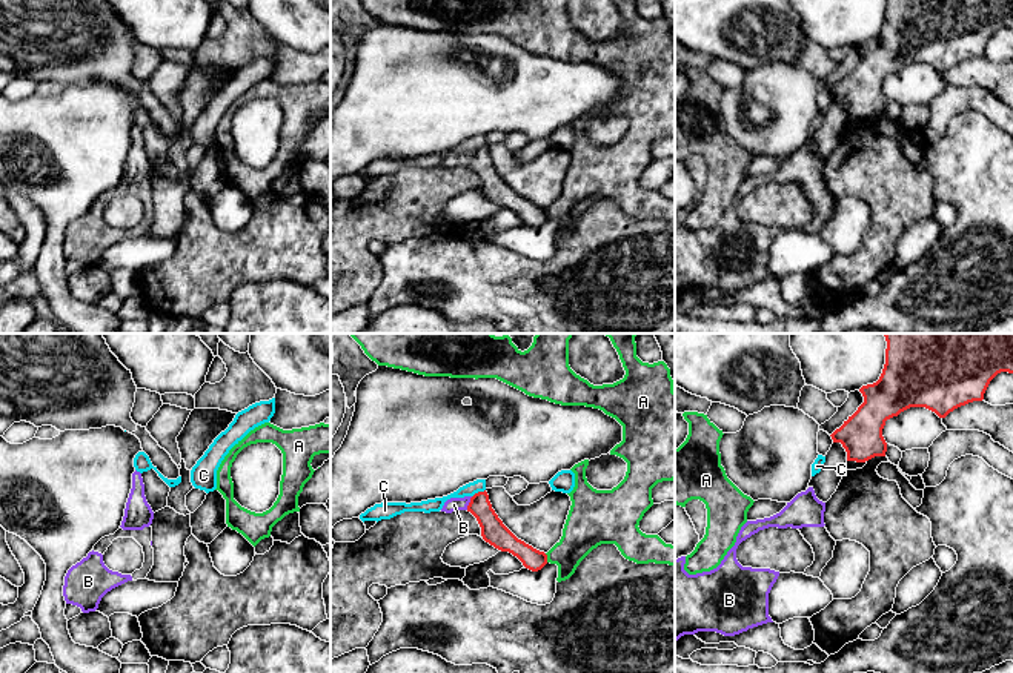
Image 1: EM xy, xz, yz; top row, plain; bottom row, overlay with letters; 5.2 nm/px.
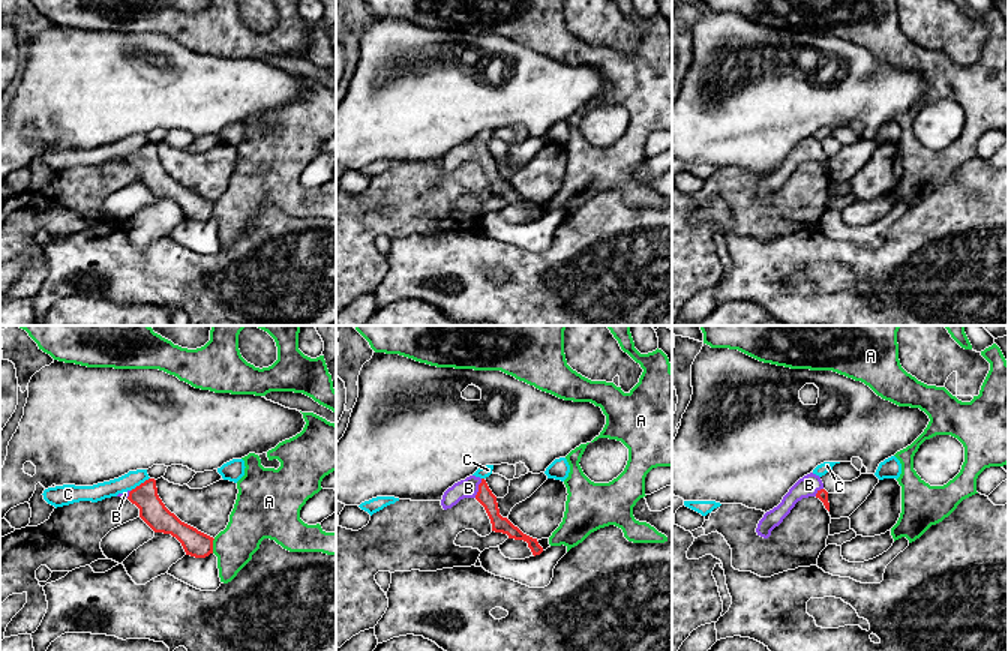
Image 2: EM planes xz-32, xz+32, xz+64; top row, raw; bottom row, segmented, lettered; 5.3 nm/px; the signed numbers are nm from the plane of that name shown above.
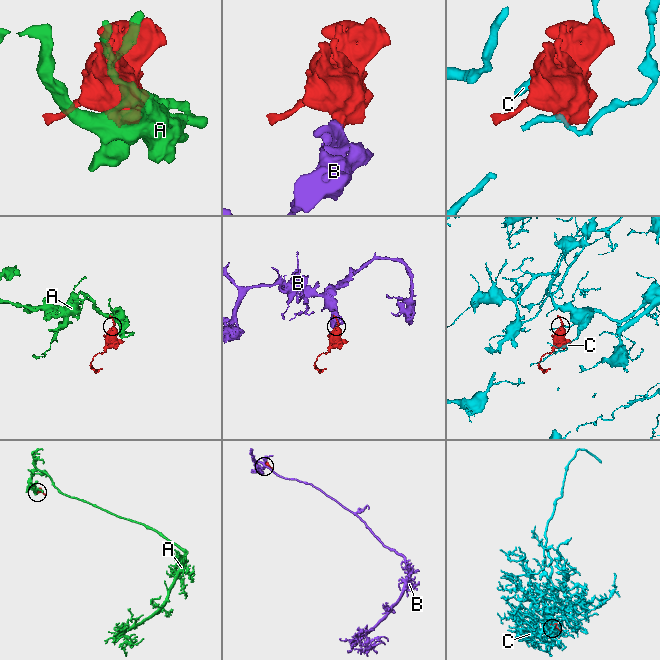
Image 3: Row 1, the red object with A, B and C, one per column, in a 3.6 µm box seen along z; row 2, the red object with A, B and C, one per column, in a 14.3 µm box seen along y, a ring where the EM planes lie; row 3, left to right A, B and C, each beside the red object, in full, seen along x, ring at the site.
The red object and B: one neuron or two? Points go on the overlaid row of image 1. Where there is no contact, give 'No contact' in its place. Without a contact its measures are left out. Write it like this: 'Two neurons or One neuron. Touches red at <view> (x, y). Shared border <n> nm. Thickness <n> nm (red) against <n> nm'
One neuron. Touches red at xz (469, 503). Shared border 80 nm. Thickness 130 nm (red) against 80 nm

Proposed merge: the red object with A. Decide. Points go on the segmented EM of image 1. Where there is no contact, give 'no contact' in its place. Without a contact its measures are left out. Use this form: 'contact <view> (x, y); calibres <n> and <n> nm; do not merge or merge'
contact xz (546, 558); calibres 120 and 220 nm; do not merge

